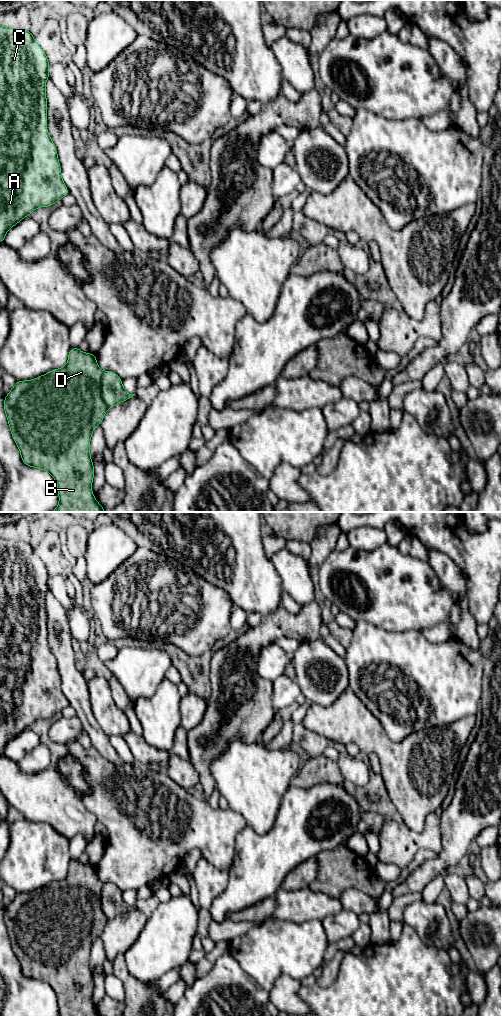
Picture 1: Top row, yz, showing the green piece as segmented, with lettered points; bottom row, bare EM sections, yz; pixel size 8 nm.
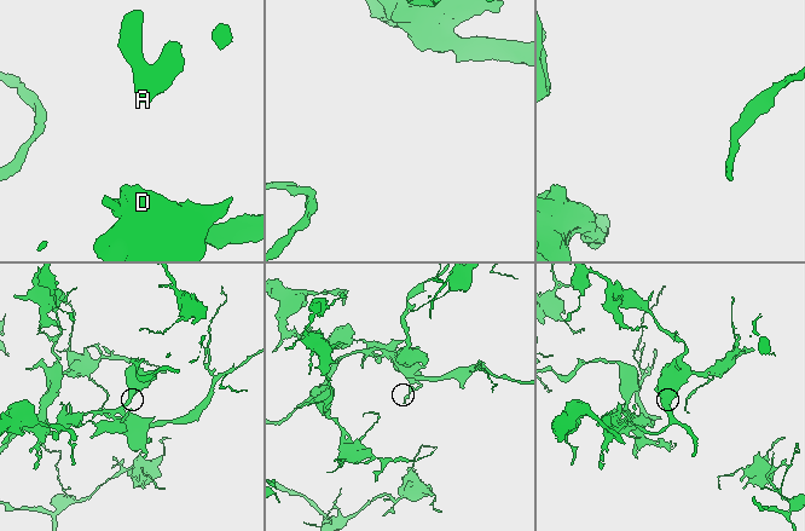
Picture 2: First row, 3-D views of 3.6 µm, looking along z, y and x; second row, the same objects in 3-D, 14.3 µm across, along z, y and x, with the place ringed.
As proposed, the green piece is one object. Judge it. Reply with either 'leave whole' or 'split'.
split

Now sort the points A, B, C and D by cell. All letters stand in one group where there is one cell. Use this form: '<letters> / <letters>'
A C / B D

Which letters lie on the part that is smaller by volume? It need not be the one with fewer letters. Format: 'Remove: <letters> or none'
Remove: B, D

